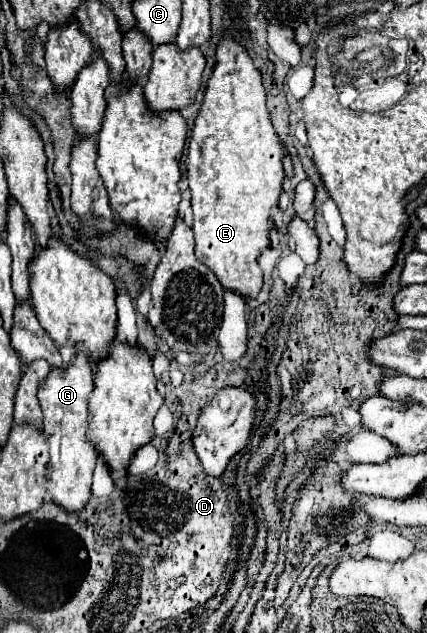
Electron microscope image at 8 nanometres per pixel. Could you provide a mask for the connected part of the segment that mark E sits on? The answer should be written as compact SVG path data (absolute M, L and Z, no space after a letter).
M226 33L226 37L222 37L222 41L218 41L216 45L216 67L206 83L204 101L190 133L186 169L192 193L192 229L196 239L196 257L200 263L208 265L214 271L222 287L232 289L250 299L256 299L262 287L264 273L258 267L256 257L270 243L268 217L270 209L278 205L278 197L282 191L284 153L286 149L276 137L276 131L268 119L262 75L256 69L254 61L248 57L246 47Z

